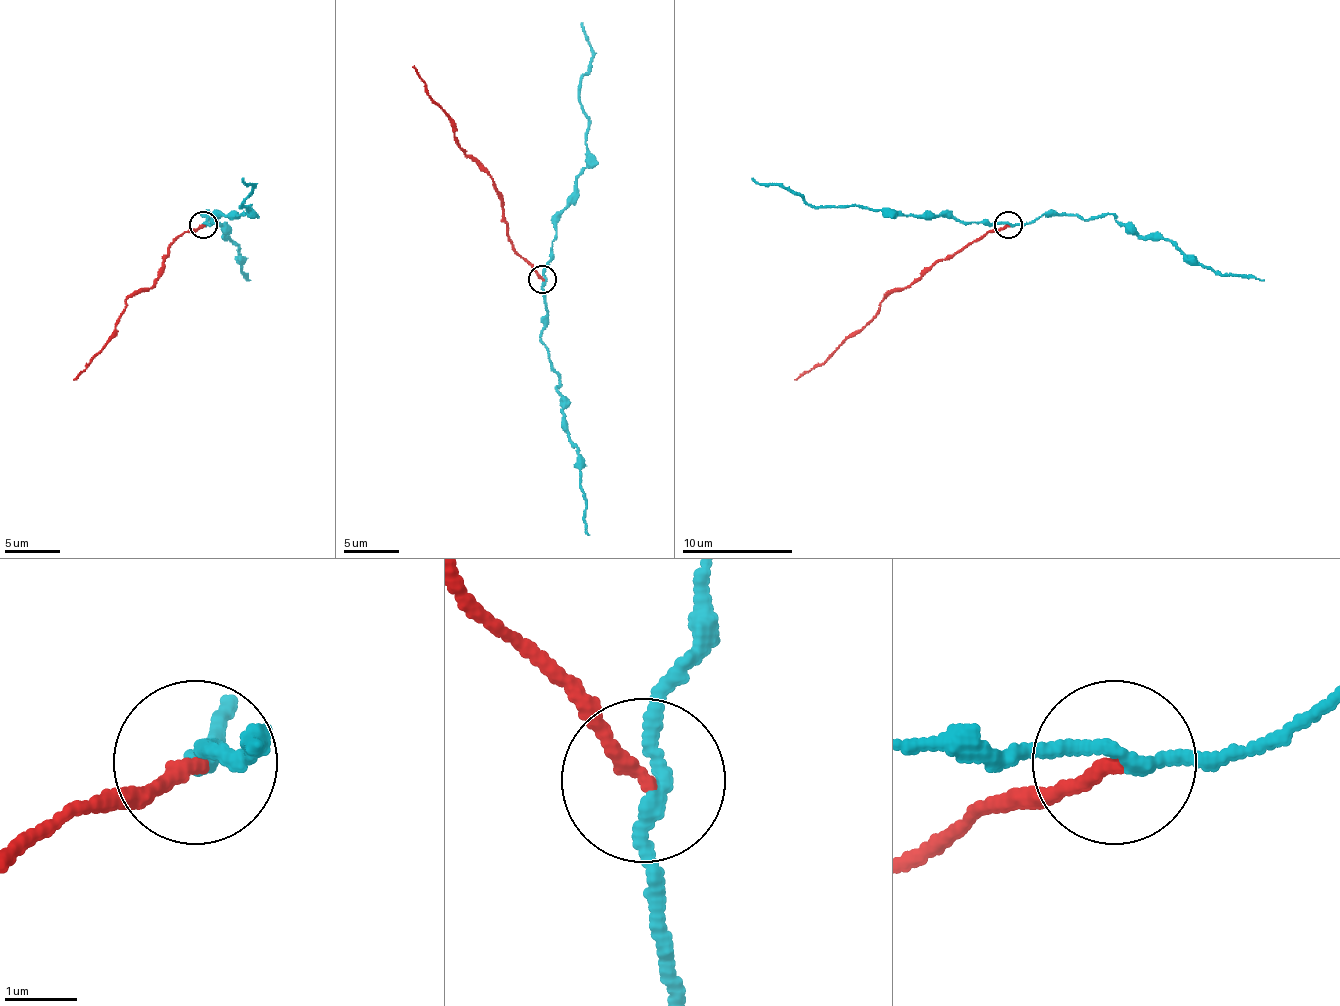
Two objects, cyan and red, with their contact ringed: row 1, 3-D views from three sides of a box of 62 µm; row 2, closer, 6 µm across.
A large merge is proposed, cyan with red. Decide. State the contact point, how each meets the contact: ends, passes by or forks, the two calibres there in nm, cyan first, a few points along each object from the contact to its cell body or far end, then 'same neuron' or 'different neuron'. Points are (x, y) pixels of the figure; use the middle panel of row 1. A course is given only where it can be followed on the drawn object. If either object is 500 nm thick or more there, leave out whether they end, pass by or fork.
at (542, 279); cyan passes by; red ends there; 180 nm thick on the cyan side, 200 nm on the other; cyan runs (543, 280), (546, 313), (540, 341), (560, 382), (560, 404), (568, 440), (576, 448), (590, 534); red runs (543, 280), (513, 247), (502, 194), (488, 175), (466, 156), (457, 142), (455, 120), (427, 92), (413, 65); different neuron

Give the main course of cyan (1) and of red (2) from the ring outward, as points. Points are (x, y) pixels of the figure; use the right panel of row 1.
1: (1009, 225), (1025, 225), (1042, 214), (1092, 220), (1111, 214), (1141, 236), (1169, 239), (1205, 267), (1263, 281)
2: (1009, 225), (987, 231), (976, 242), (923, 272), (904, 289), (896, 289), (871, 319), (821, 363), (794, 380)

